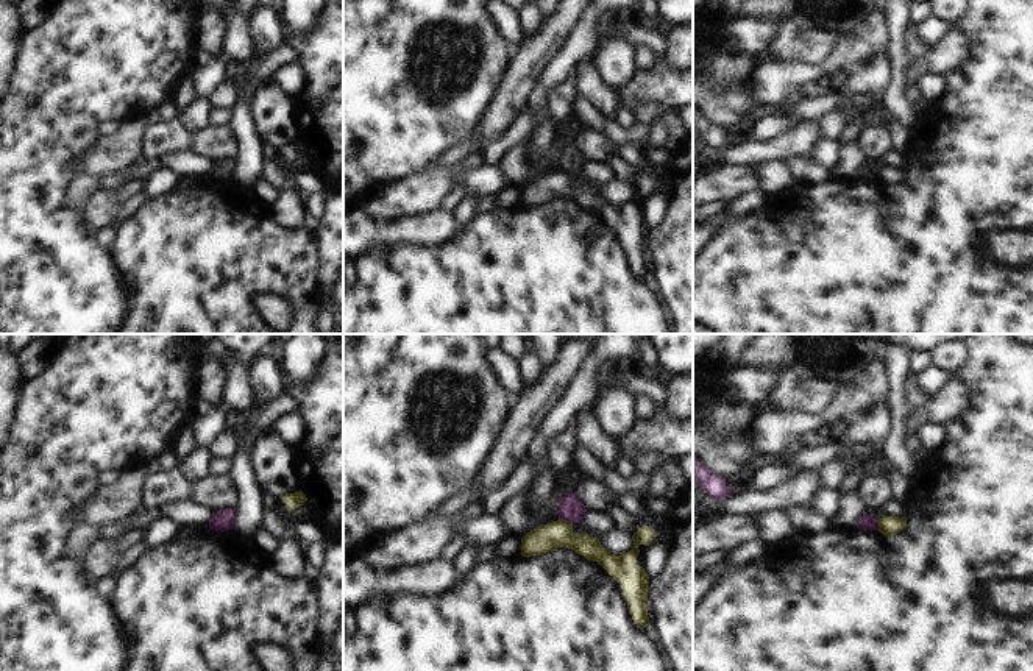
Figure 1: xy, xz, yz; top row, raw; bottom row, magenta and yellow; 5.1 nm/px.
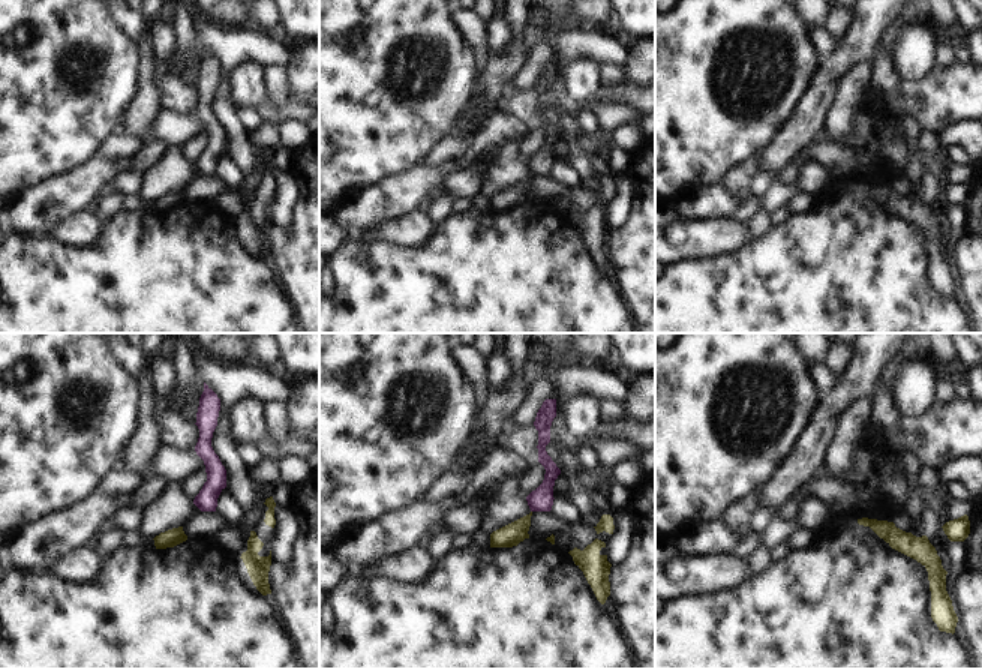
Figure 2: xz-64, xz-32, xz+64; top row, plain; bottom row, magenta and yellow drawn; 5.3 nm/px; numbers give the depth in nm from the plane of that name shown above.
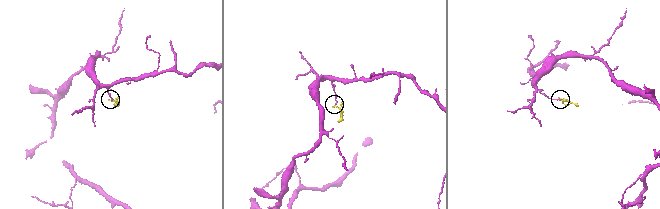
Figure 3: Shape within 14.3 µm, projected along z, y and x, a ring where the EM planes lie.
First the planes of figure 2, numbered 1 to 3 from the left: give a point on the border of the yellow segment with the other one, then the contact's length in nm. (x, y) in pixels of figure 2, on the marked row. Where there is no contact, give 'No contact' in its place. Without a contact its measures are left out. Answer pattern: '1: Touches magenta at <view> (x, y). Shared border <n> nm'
1: No contact
2: No contact
3: No contact

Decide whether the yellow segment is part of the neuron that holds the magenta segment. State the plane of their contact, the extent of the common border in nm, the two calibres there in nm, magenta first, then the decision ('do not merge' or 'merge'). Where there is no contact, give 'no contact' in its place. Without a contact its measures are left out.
contact in xz; length 80 nm; calibres 130 and 140 nm; do not merge

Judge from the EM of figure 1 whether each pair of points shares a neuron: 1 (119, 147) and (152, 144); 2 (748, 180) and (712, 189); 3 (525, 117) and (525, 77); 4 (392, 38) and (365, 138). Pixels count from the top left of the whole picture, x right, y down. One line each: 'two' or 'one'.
1: two
2: one
3: two
4: one

